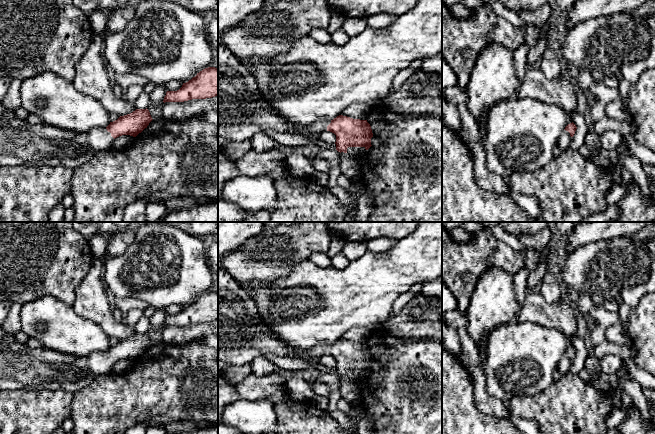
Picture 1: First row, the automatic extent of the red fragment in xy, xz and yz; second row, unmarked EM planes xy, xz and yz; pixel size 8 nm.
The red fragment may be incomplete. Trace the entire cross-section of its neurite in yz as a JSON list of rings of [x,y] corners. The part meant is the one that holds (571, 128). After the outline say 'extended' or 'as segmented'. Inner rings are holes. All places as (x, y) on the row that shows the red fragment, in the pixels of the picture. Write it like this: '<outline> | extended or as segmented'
[[[572,122],[561,132],[557,144],[563,151],[569,149],[571,138],[574,136],[576,129],[576,125]]] | extended

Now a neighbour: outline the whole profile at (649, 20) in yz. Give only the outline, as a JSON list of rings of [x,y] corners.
[[[655,11],[649,12],[647,16],[643,17],[643,21],[652,33],[655,34]]]

